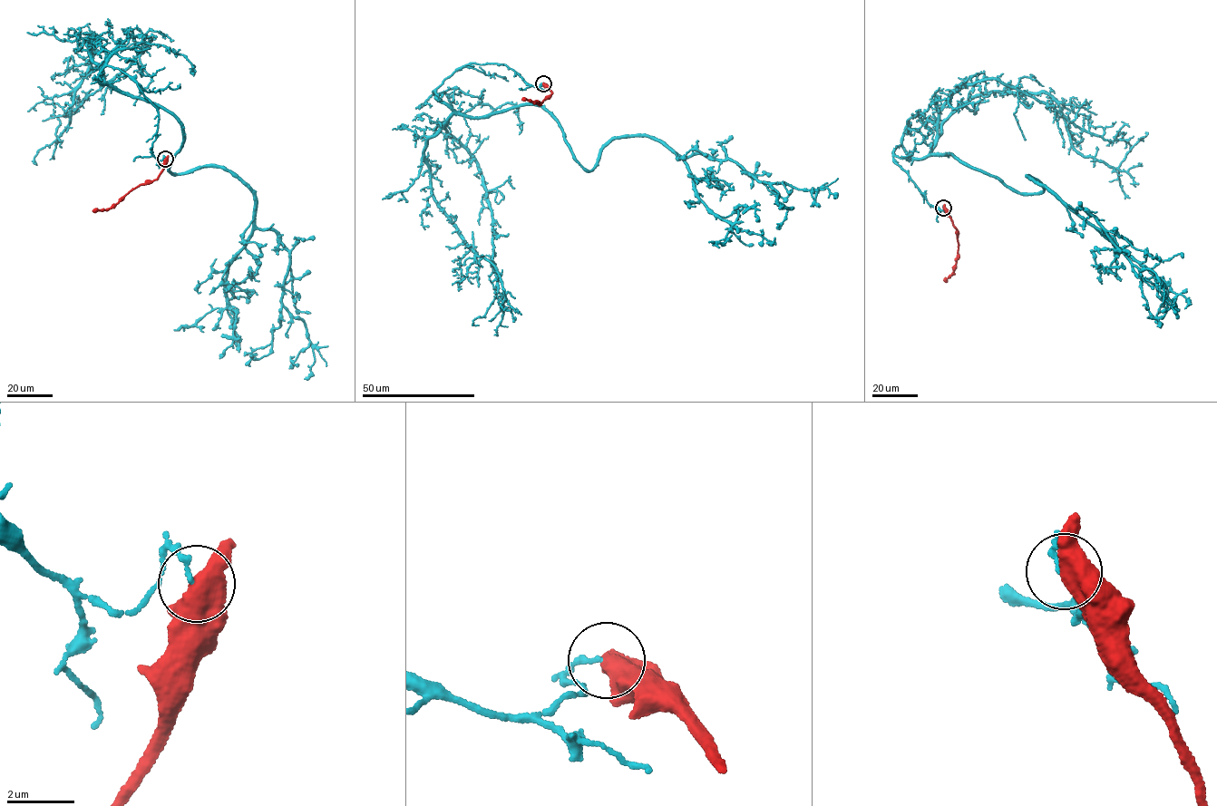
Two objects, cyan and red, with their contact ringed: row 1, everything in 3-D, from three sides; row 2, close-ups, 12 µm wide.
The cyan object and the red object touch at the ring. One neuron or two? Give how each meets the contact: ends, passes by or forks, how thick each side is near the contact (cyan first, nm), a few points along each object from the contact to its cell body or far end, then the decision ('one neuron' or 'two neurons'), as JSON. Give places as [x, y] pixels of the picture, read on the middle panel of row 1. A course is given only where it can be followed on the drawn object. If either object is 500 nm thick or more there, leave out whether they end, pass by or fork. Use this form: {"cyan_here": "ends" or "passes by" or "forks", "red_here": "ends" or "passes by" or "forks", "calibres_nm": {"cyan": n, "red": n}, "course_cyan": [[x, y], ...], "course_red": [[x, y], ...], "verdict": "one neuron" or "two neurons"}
{"calibres_nm": {"cyan": 140, "red": 550}, "course_cyan": [[542, 83], [471, 63], [435, 92], [479, 118], [537, 104], [588, 170], [616, 138], [652, 137], [833, 198]], "course_red": [[543, 83], [552, 92], [541, 103], [522, 100]], "verdict": "two neurons"}

